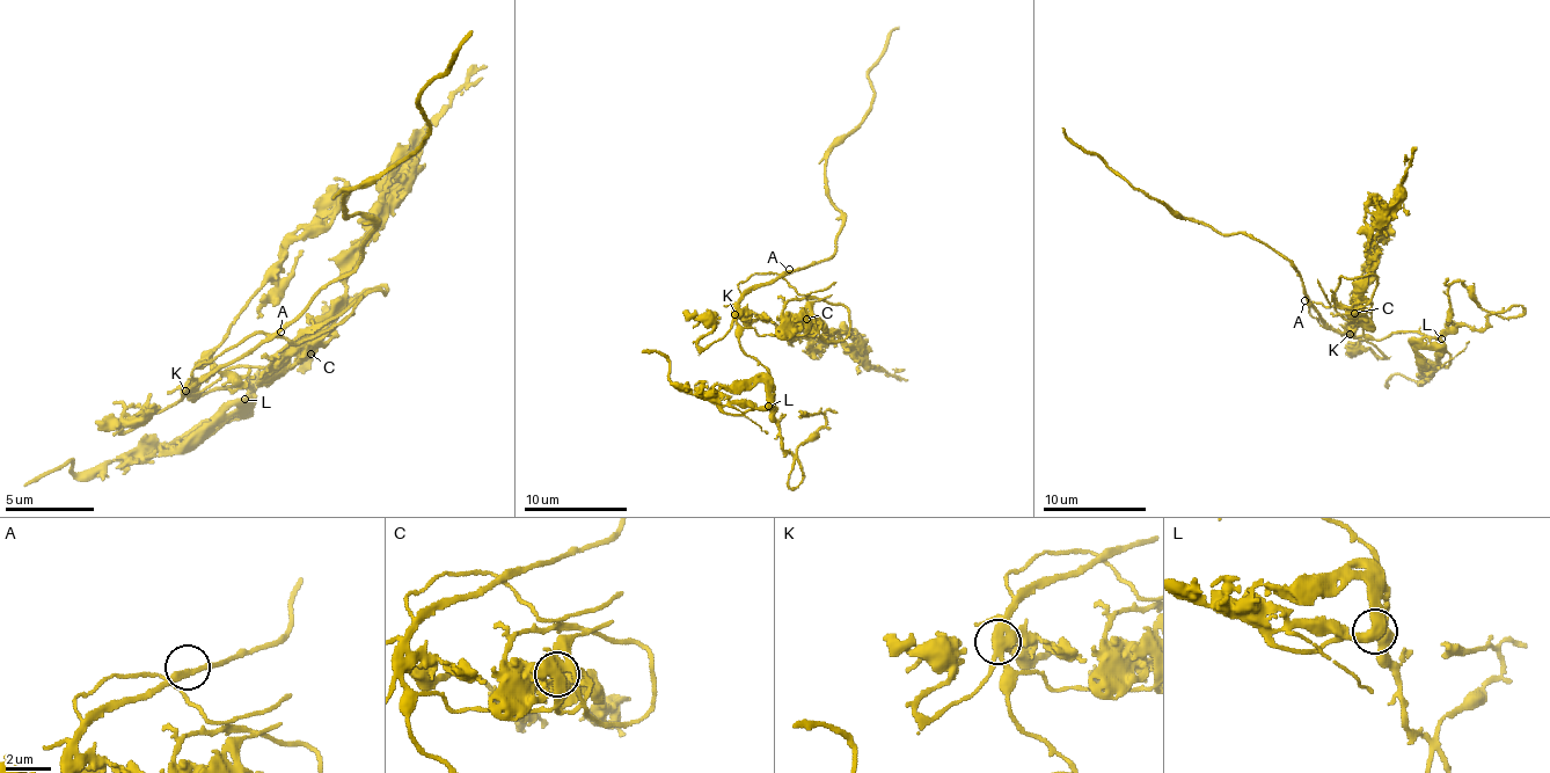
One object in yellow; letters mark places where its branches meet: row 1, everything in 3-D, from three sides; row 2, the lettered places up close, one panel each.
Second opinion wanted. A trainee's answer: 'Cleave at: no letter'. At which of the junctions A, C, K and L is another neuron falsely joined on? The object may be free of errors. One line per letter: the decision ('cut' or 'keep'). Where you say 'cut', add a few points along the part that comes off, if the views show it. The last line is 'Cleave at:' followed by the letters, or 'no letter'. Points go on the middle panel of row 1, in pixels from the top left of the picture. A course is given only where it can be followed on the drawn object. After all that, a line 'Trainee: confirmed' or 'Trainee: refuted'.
A: keep
C: keep
K: keep
L: keep
Cleave at: no letter
Trainee: confirmed

